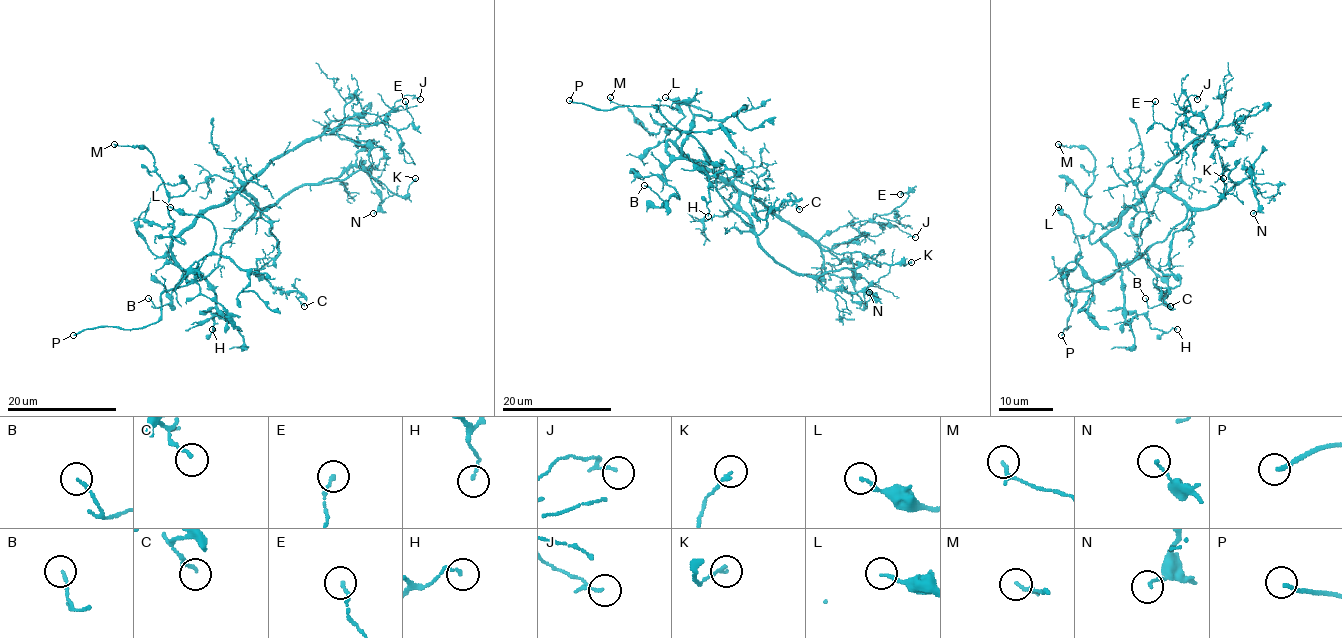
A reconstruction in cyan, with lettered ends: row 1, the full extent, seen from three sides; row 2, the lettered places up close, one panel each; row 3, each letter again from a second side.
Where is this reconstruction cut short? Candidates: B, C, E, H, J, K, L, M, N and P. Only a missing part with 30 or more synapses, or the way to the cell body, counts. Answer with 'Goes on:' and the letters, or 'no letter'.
Goes on: P

